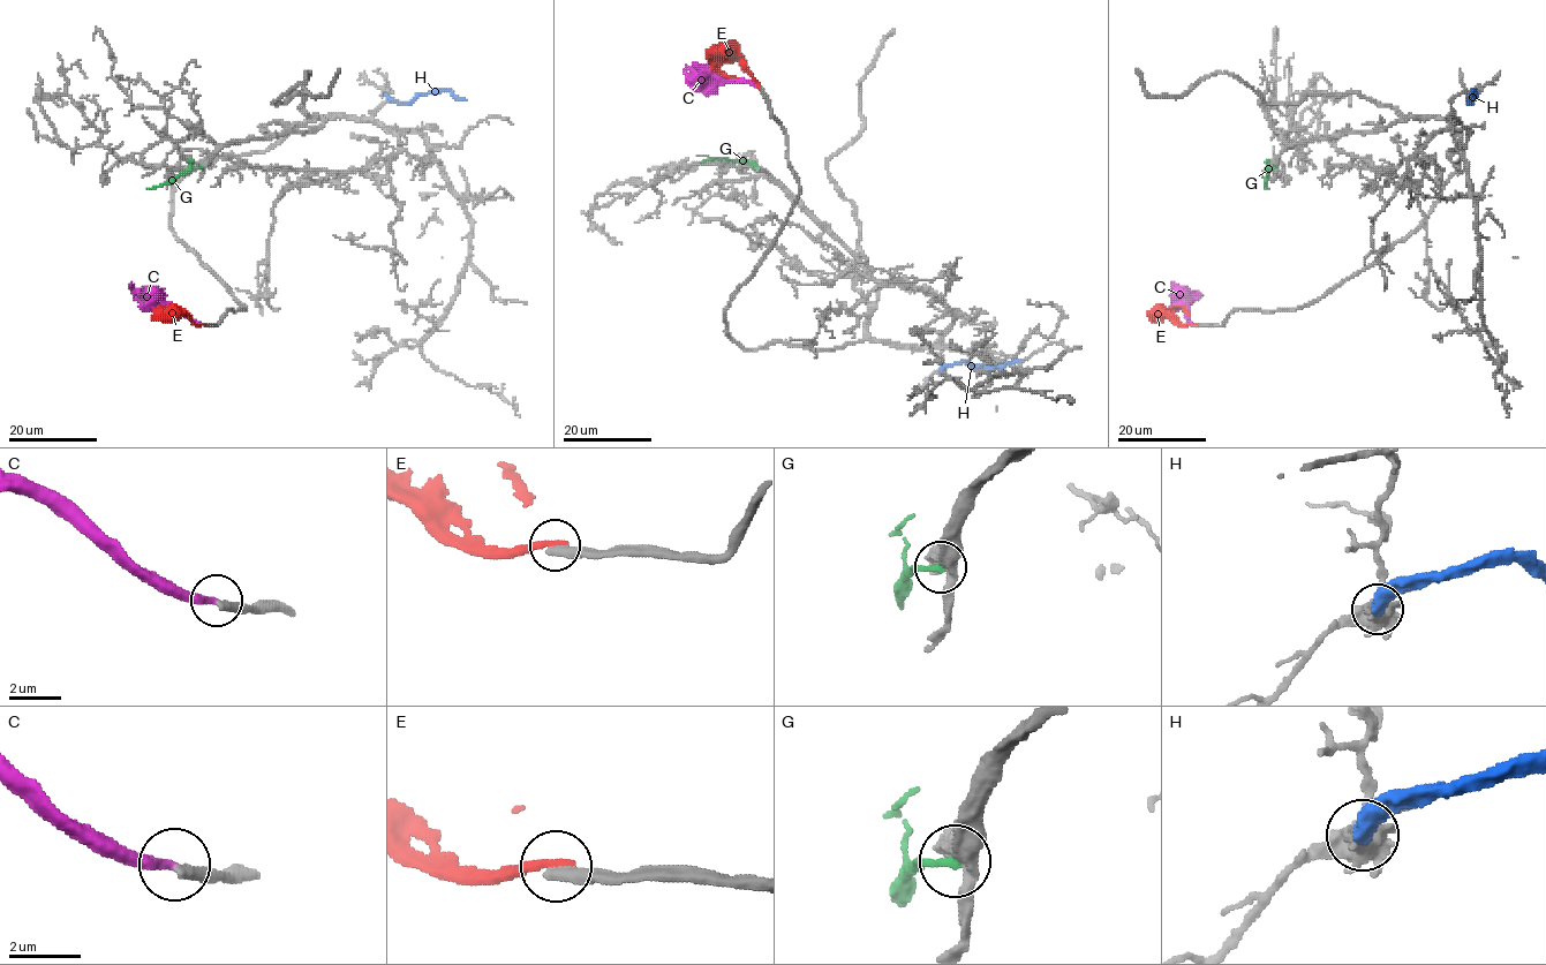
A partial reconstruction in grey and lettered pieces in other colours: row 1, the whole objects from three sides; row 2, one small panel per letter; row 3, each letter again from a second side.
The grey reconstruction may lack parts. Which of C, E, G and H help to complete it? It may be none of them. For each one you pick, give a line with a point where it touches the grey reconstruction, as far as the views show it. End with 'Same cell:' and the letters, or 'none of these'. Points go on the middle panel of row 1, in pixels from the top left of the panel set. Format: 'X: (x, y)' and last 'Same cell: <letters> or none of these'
C: (758, 87)
Same cell: C

